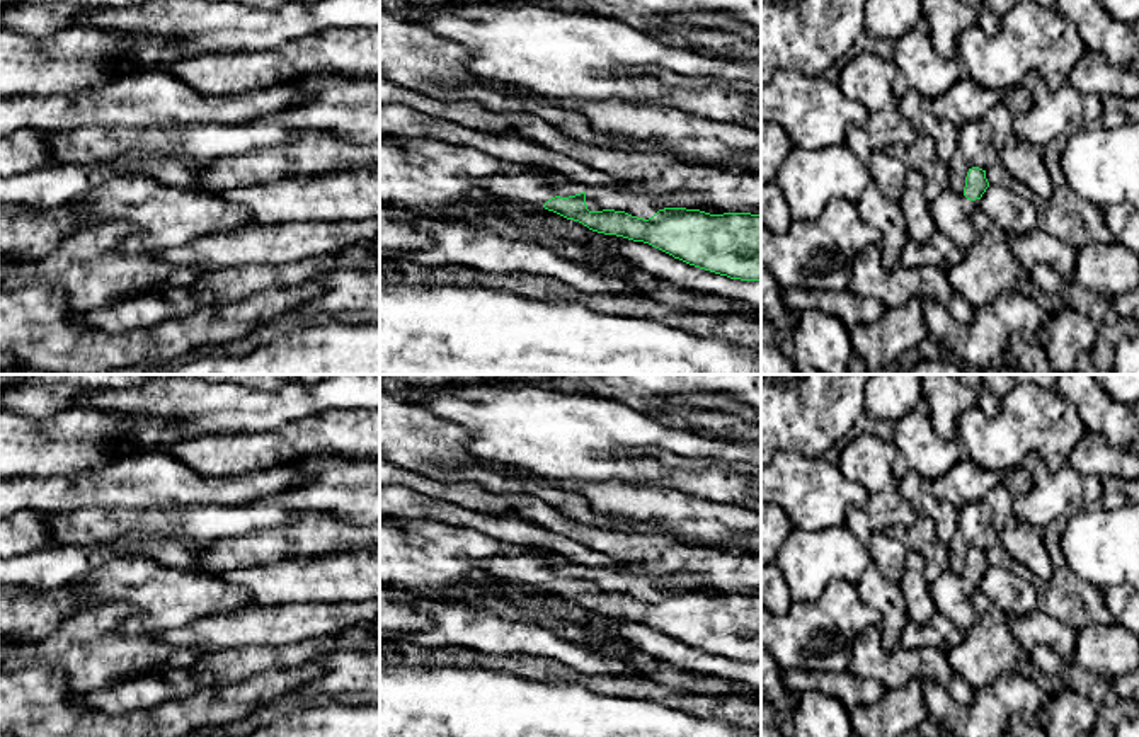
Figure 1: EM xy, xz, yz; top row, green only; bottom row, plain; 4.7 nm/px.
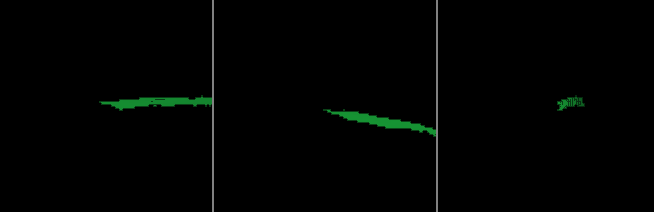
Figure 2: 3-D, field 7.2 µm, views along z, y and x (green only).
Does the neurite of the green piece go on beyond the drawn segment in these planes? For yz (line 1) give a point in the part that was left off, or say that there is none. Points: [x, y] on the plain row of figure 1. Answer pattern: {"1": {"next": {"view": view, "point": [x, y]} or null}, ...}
{"1": {"next": null}}

